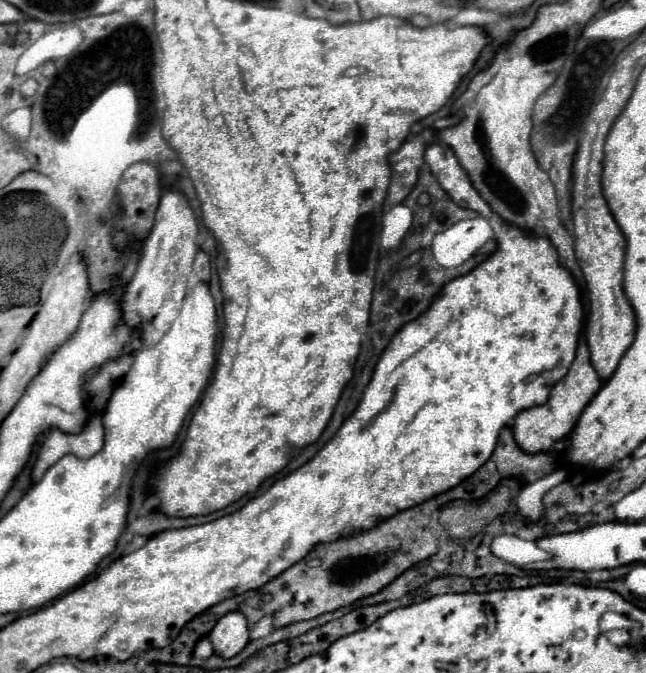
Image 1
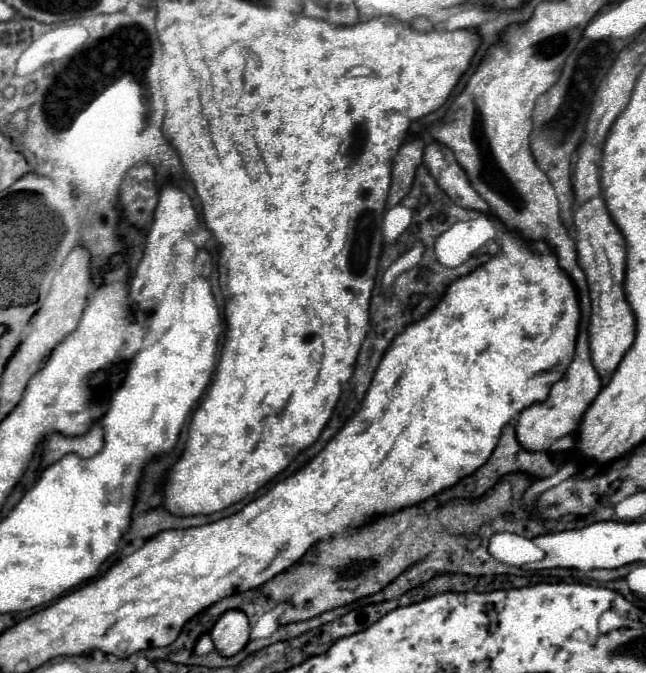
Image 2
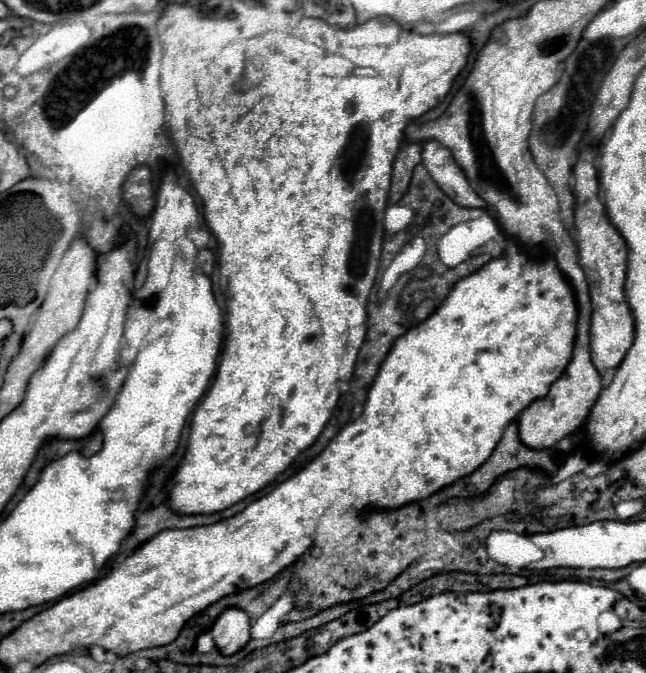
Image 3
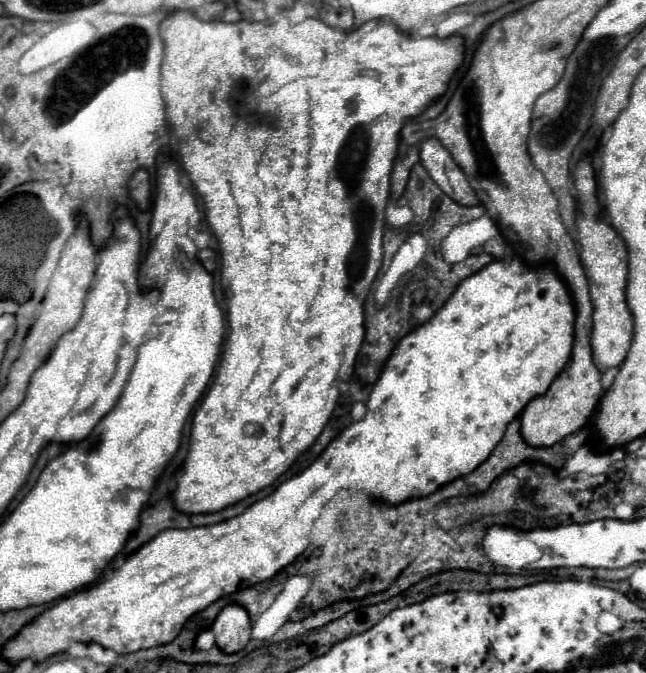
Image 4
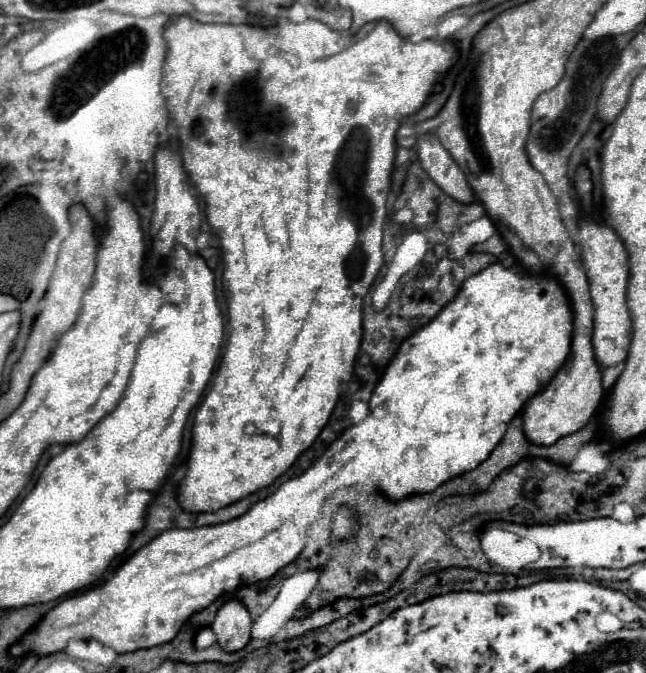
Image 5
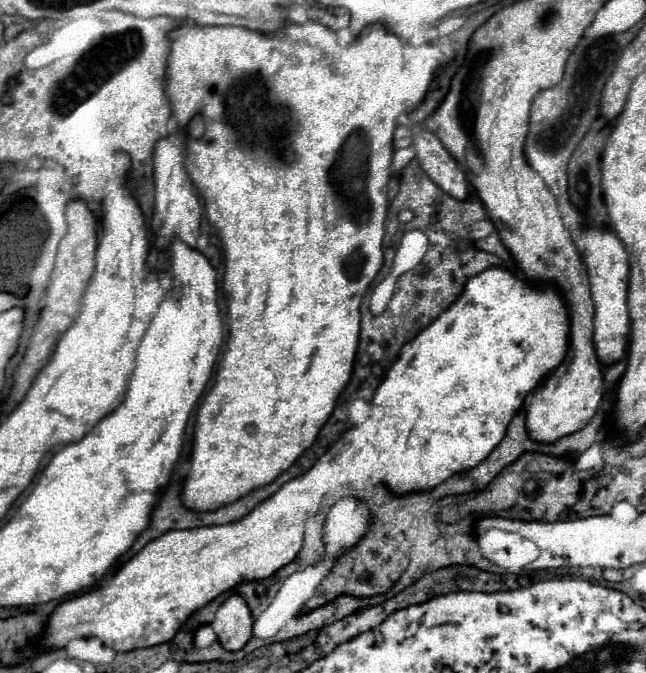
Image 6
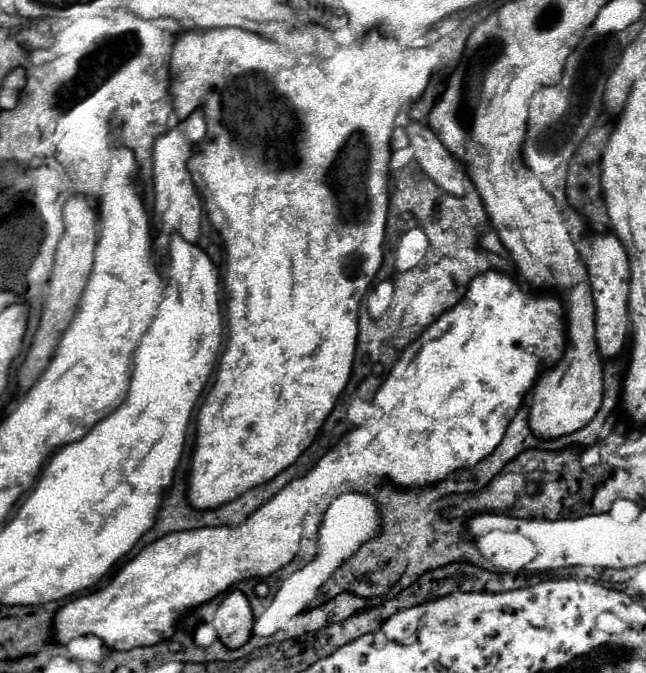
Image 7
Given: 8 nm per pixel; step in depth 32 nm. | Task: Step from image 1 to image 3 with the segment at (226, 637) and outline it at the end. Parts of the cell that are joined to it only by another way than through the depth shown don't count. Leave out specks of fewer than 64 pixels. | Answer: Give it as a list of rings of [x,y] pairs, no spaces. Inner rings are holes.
[[[230,606],[226,608],[212,626],[212,636],[216,648],[230,656],[240,652],[250,640],[250,620],[242,608]]]

